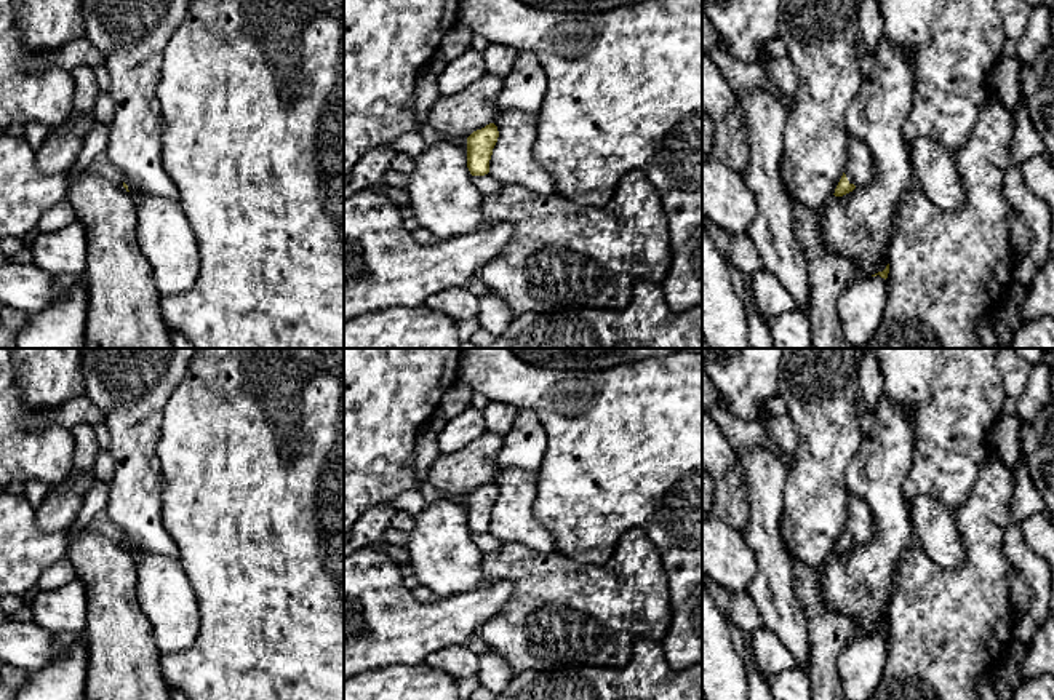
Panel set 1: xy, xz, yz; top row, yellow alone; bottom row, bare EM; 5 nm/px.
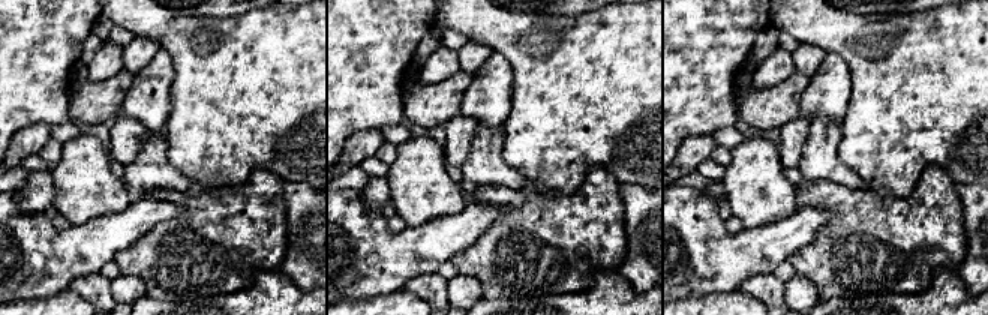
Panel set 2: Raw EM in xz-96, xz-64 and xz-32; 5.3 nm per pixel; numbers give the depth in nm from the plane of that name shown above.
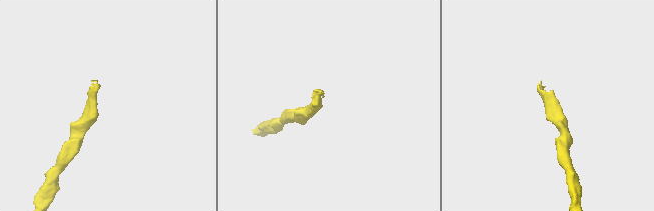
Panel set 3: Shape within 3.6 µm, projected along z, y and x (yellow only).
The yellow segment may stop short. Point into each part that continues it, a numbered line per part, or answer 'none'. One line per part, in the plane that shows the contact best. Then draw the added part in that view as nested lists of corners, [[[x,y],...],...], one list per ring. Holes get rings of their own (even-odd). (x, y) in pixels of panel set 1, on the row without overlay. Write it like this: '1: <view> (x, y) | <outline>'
1: yz (859, 528) | [[[849,495],[848,518],[844,532],[849,542],[856,547],[865,545],[872,540],[875,531],[873,511],[860,495]]]

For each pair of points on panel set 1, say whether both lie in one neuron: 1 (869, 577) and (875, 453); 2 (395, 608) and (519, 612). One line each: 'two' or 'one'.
1: one
2: two

